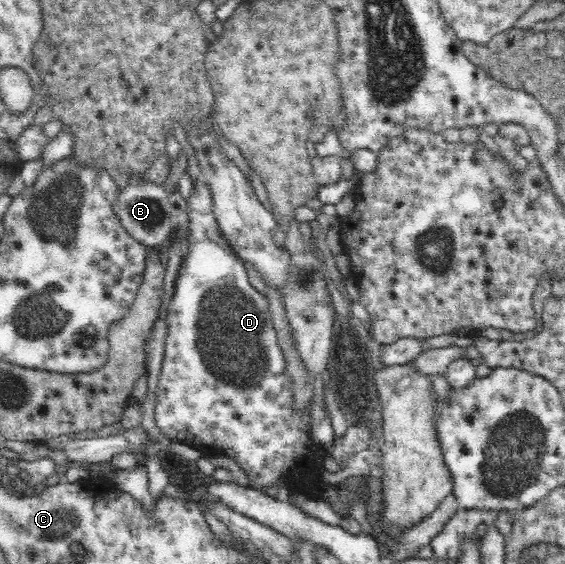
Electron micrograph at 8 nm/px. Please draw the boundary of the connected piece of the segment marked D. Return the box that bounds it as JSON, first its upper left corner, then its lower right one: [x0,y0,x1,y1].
[156,178,368,517]

